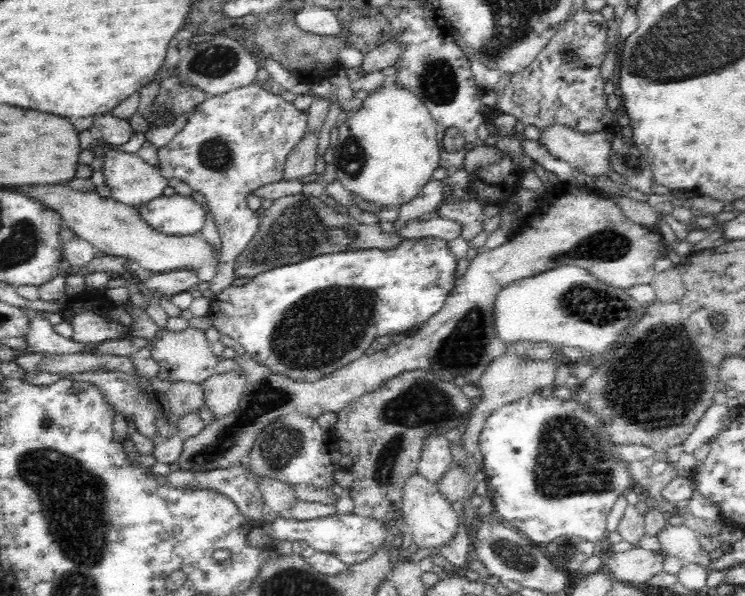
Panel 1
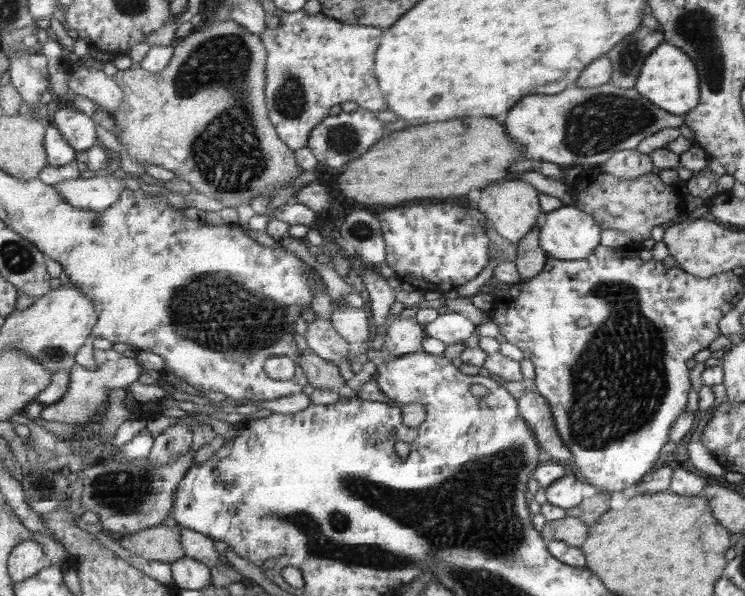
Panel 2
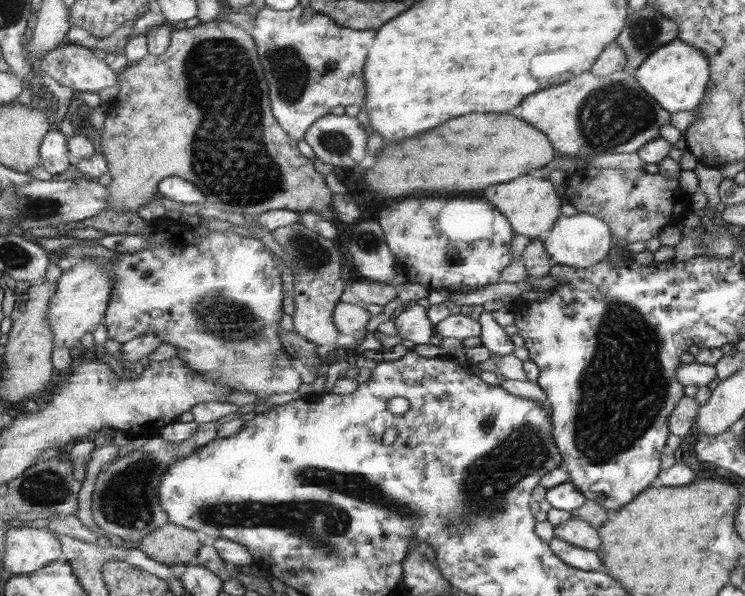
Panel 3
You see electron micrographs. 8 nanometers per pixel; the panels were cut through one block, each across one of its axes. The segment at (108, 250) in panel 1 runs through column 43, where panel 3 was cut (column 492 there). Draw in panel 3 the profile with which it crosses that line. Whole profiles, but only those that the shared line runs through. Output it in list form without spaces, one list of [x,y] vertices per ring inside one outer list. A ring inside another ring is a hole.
[[[523,176],[507,184],[489,186],[487,198],[509,218],[517,236],[529,236],[531,240],[545,238],[549,236],[549,232],[553,232],[557,222],[561,222],[563,214],[561,208],[565,204],[563,200],[565,196],[557,192],[557,186],[549,178],[535,178],[535,176]]]

